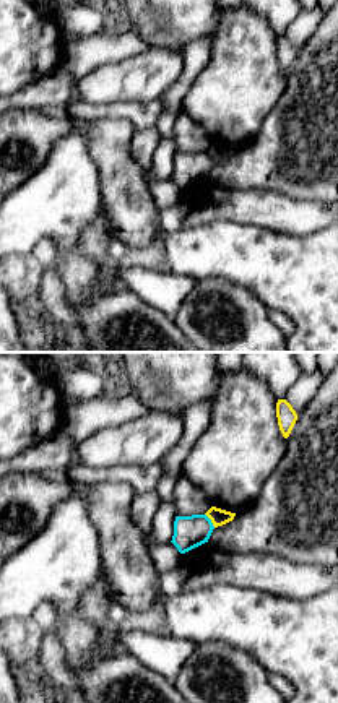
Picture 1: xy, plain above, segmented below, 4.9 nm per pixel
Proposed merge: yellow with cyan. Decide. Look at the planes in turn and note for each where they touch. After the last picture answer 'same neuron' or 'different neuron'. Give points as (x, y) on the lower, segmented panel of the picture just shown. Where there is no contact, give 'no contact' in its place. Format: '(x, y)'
(210, 518)

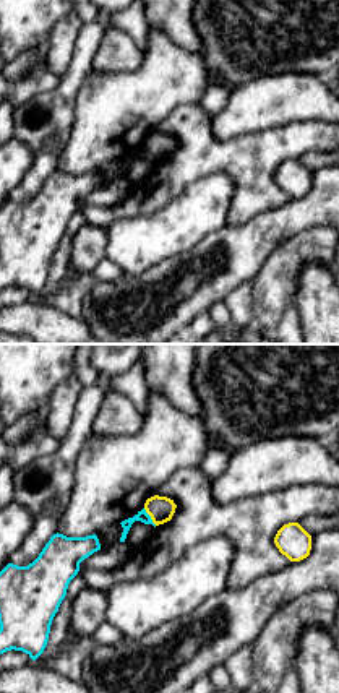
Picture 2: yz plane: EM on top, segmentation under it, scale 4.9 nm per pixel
(150, 515)

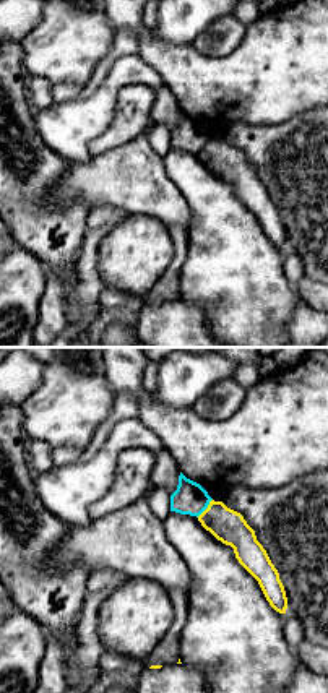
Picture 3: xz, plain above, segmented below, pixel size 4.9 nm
(207, 508)

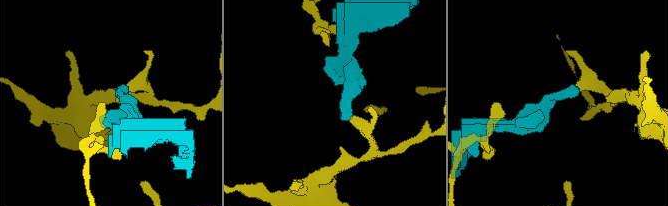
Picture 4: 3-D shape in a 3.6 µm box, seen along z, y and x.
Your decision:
different neuron

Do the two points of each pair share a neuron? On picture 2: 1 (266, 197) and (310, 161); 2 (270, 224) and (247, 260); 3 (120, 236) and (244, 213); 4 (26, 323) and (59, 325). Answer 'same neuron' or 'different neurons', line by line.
1: different neurons
2: same neuron
3: different neurons
4: same neuron

